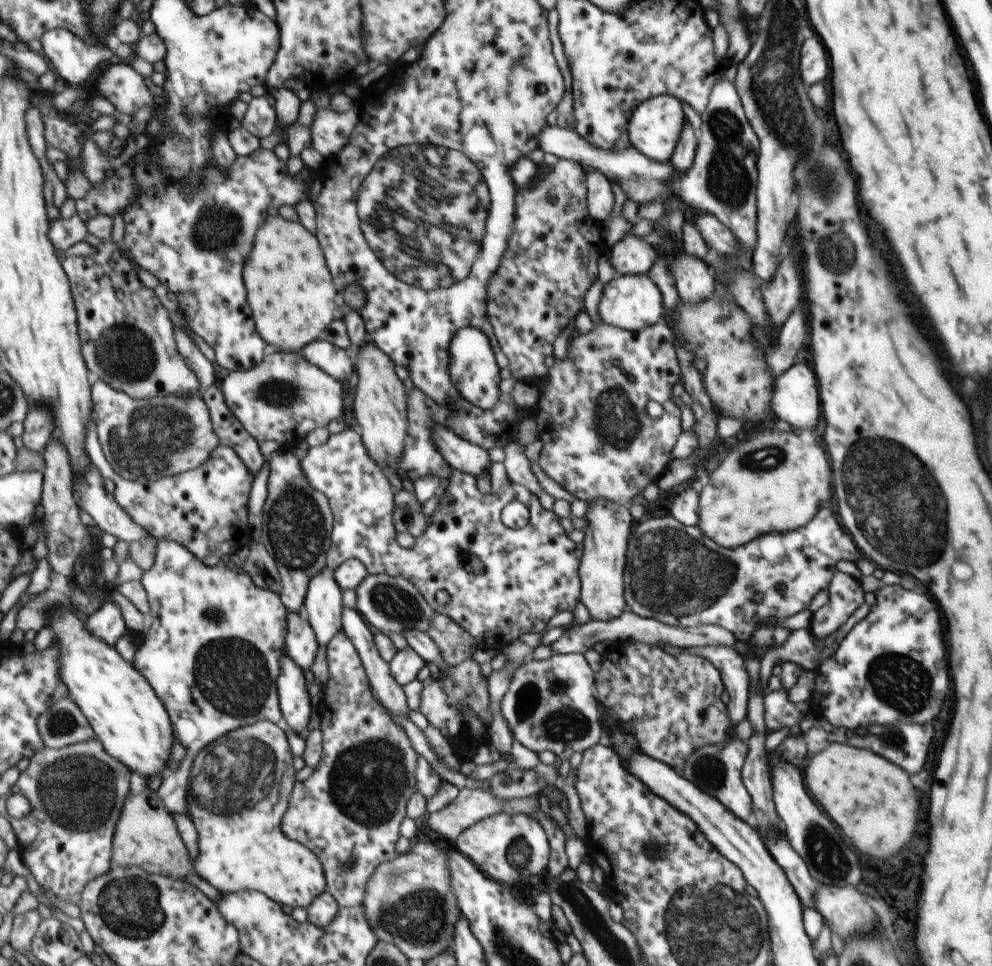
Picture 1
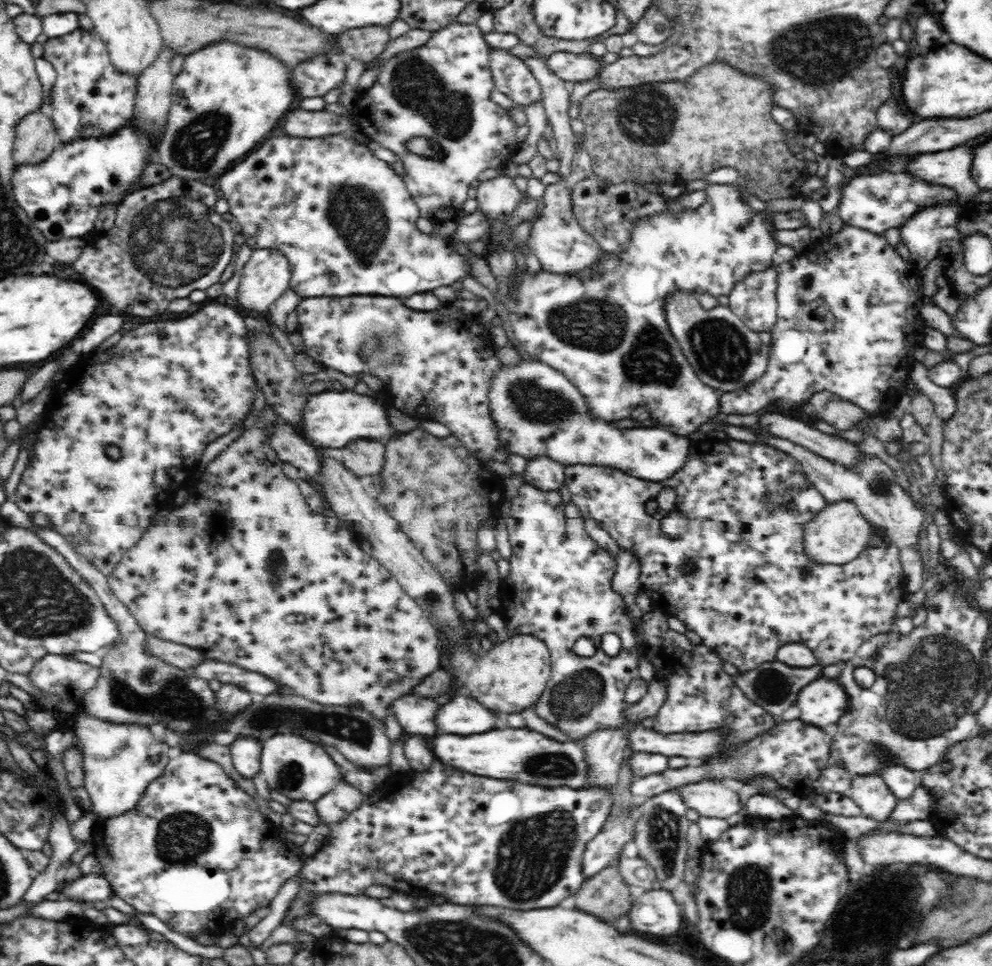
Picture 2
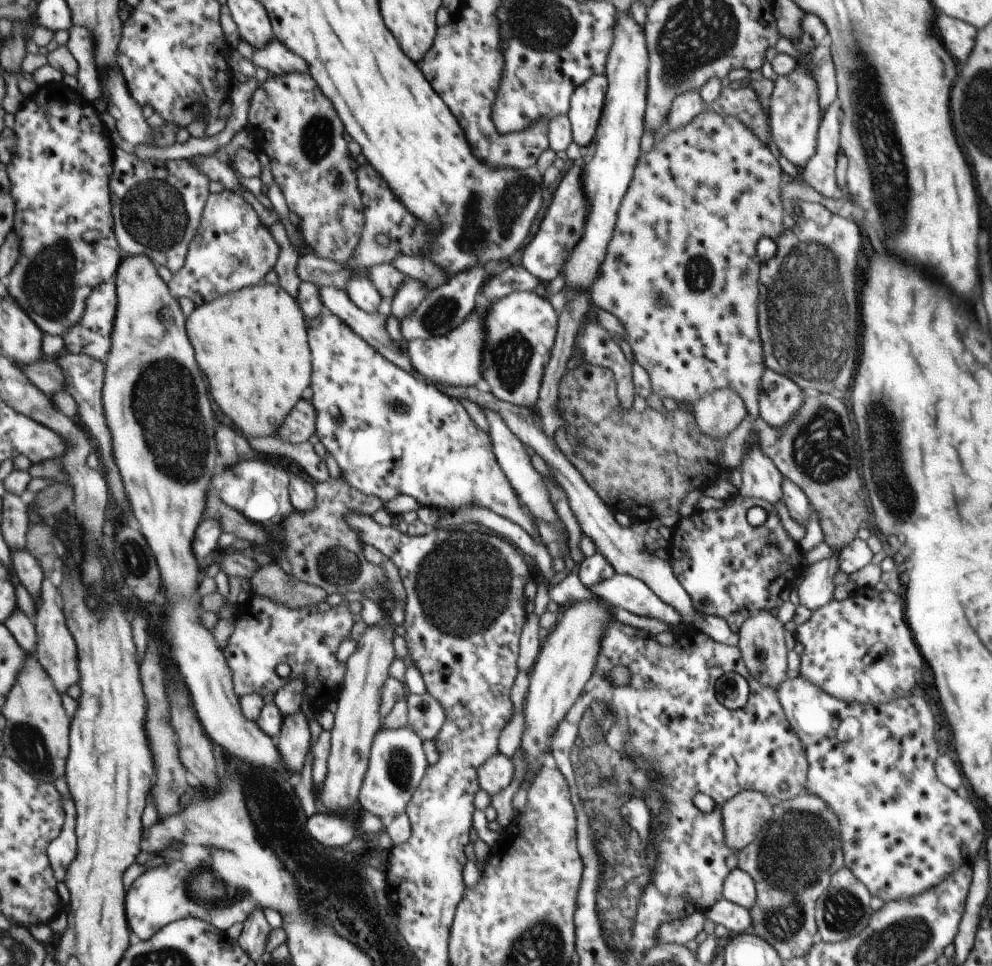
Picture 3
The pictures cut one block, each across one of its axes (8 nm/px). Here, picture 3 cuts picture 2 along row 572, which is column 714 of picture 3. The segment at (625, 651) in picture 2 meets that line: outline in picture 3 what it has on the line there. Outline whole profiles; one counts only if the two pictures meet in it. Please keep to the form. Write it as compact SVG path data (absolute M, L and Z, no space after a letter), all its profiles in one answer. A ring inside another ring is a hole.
M737 494L725 500L723 507L706 511L694 508L691 515L678 520L667 540L667 561L675 578L690 596L691 611L701 615L710 614L721 617L737 634L752 613L775 609L783 586L795 580L795 576L803 572L803 562L795 548L795 542L781 528L775 511L775 507L767 501ZM751 506L760 506L767 513L763 524L754 527L747 523L745 512Z

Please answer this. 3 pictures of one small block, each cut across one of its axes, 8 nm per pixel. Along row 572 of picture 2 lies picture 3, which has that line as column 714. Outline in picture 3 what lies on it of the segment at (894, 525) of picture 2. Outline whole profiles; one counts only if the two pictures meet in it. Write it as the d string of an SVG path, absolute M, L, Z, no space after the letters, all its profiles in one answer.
M720 898L711 908L703 912L714 924L724 926L730 935L745 933L750 929L750 914L746 908Z

